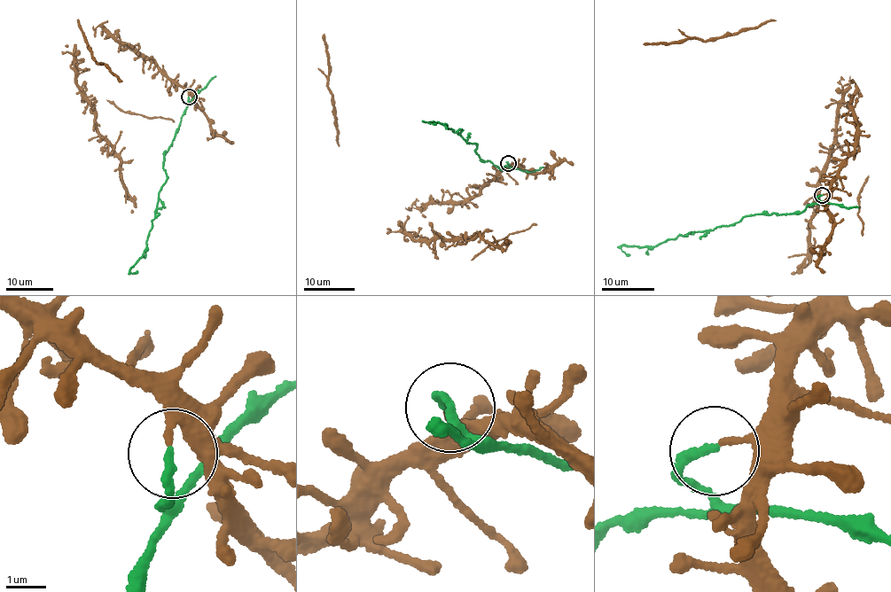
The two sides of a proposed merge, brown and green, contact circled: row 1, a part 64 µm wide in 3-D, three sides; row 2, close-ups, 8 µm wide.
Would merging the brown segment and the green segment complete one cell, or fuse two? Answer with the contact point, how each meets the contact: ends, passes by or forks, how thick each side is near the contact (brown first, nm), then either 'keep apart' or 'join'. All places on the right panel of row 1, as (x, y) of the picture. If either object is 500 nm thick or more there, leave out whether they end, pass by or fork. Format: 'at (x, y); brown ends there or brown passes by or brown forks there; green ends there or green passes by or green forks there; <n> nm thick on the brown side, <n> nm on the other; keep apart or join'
at (822, 195); brown ends there; green ends there; 150 nm thick on the brown side, 240 nm on the other; keep apart

